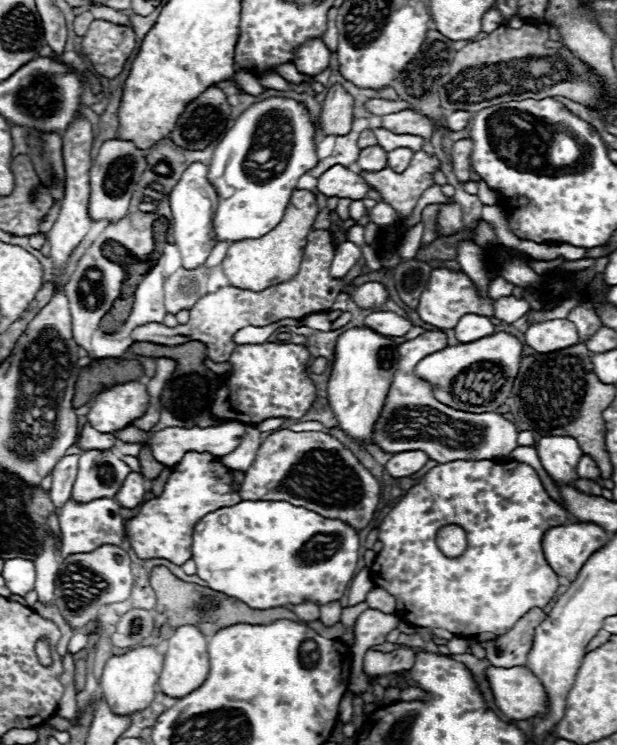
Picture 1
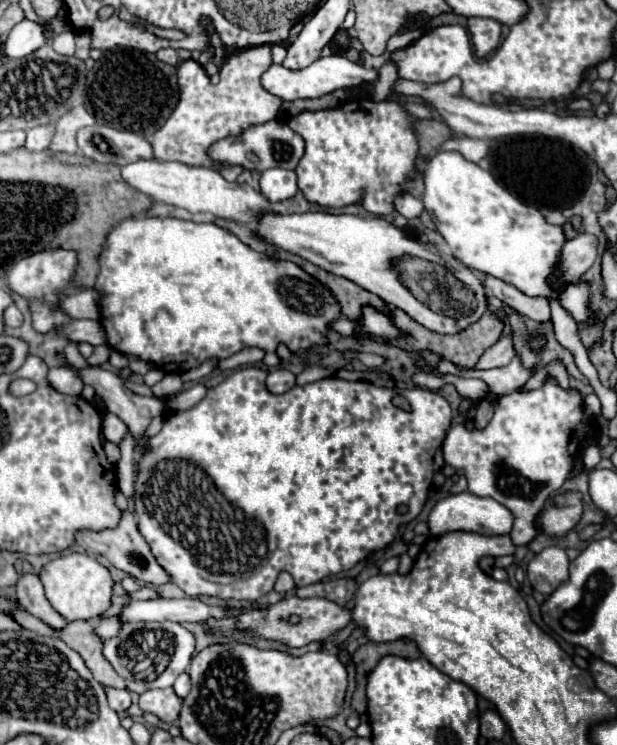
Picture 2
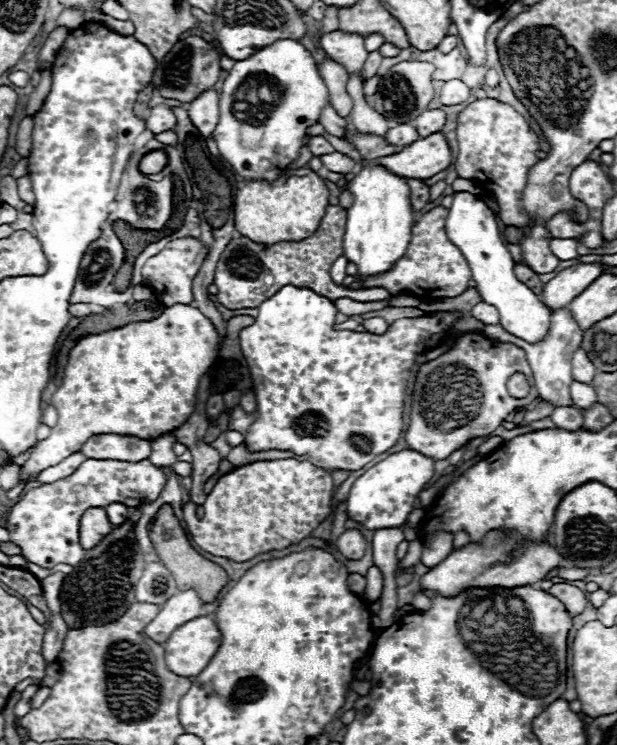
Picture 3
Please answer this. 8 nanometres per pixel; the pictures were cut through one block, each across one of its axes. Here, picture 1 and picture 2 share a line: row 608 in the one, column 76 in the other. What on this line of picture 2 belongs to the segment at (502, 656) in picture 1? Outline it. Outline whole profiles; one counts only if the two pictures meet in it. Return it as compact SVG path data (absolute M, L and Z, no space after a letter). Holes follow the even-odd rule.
M124 510L122 516L120 516L120 522L116 528L106 528L106 530L78 530L76 534L76 544L82 546L88 554L92 556L104 556L112 566L116 566L118 570L130 574L132 578L140 580L140 582L150 582L150 584L164 584L164 582L170 582L168 574L164 574L164 568L156 562L156 558L152 556L150 552L150 546L144 542L142 534L138 532L138 526L136 526L136 518L130 510Z

